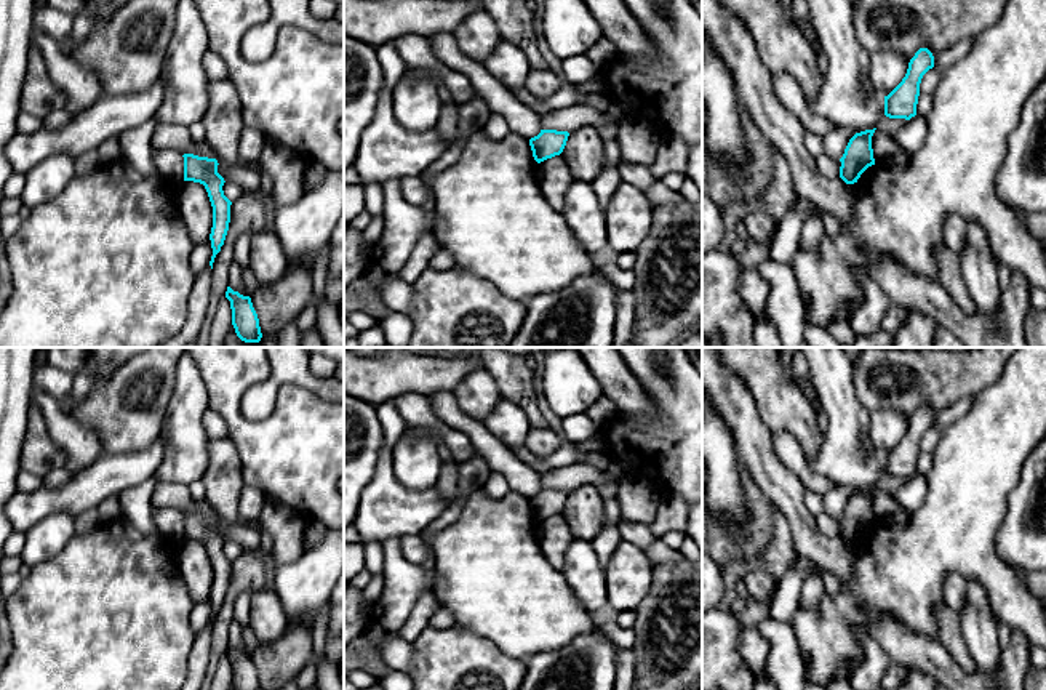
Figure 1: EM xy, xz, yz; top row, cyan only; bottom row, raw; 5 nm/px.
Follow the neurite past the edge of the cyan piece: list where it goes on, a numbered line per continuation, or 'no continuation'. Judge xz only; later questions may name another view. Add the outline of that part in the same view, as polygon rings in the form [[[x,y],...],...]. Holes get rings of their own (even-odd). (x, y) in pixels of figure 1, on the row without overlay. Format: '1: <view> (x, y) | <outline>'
no continuation

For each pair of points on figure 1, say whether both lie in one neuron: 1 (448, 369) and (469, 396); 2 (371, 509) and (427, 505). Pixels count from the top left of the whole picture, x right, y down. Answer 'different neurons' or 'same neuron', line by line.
1: different neurons
2: same neuron

